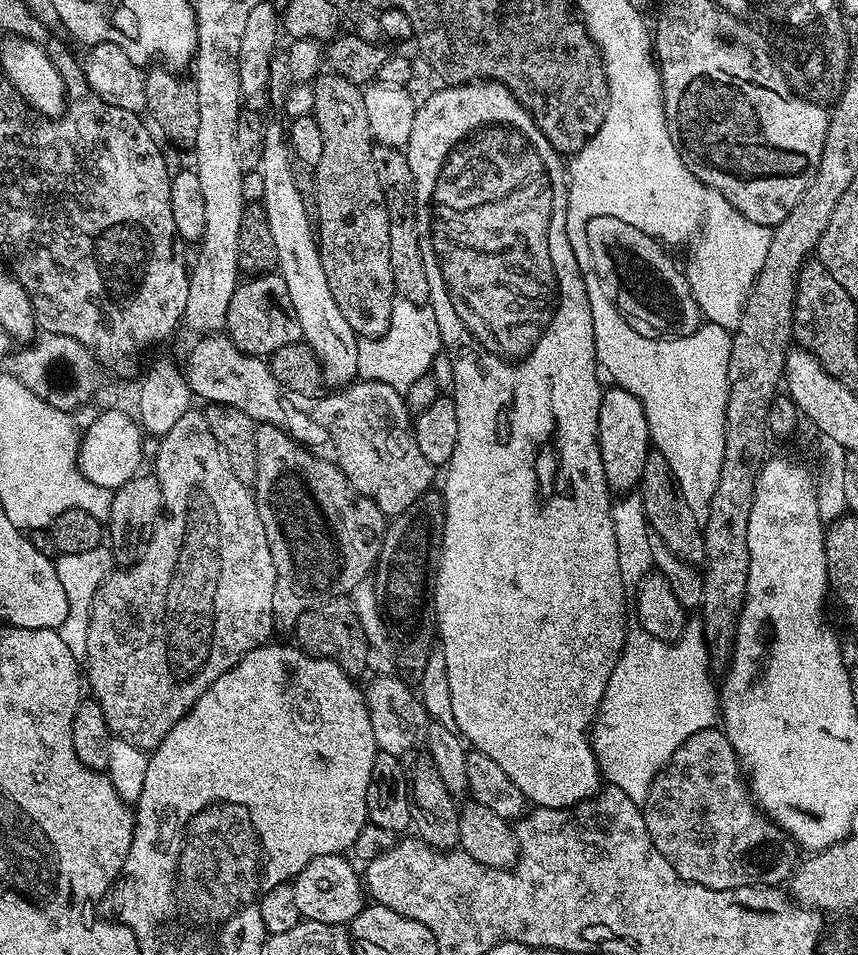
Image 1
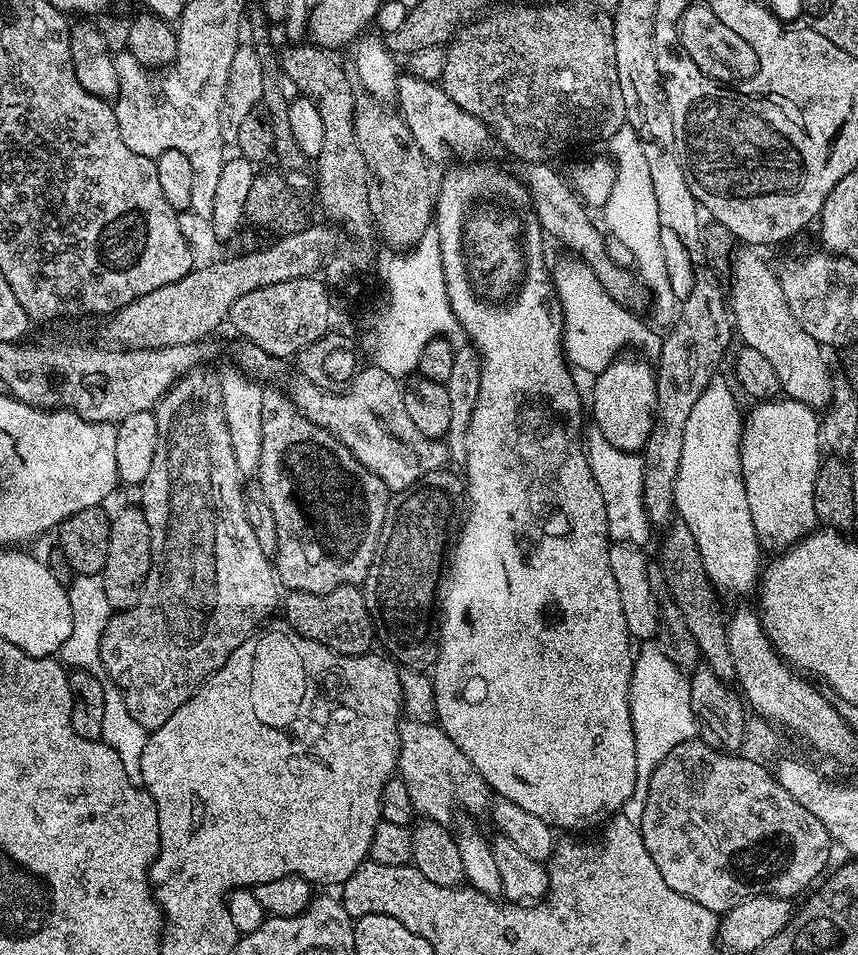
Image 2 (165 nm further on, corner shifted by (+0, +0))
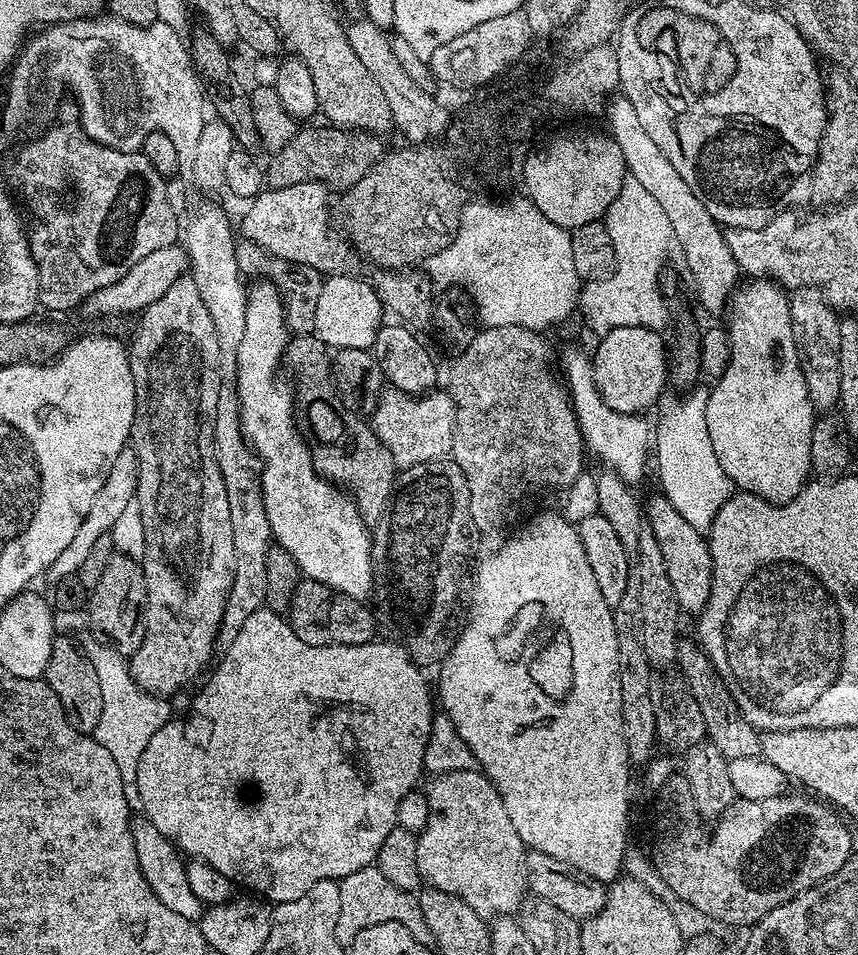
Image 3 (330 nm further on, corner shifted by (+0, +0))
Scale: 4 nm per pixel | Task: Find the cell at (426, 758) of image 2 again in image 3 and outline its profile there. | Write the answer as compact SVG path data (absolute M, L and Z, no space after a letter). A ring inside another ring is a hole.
M480 770L450 772L435 777L431 782L433 784L426 788L430 822L426 822L416 837L421 881L429 889L445 892L466 902L466 906L470 906L470 910L474 910L474 914L481 916L485 922L519 913L525 903L524 892L526 896L529 891L528 871L524 868L526 849L522 838L518 838L518 830L514 830L510 823L510 814L506 814L506 806L502 806L496 787Z

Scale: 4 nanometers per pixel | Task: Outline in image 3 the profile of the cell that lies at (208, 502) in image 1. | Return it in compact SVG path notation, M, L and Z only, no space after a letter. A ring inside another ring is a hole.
M191 275L181 276L178 282L174 282L174 286L170 286L170 290L166 290L166 294L162 294L162 298L158 298L158 302L154 302L149 308L145 308L143 312L139 313L138 320L140 320L140 325L136 328L136 337L133 338L132 344L127 345L130 374L134 378L134 394L136 395L136 413L132 423L130 447L136 453L138 470L140 471L134 503L140 507L142 514L142 530L144 531L142 567L146 578L148 602L144 605L142 613L144 621L142 646L138 646L138 650L132 653L128 660L128 669L136 685L144 692L161 698L172 698L172 695L179 688L186 687L208 663L210 663L209 665L213 663L212 651L215 650L216 644L218 645L220 623L224 620L226 602L236 573L234 538L231 532L230 508L227 502L224 475L219 469L218 459L215 458L215 422L218 414L219 392L222 389L220 354L213 319L210 318L210 313L206 310L205 303L202 302L201 295L198 294L198 289Z

